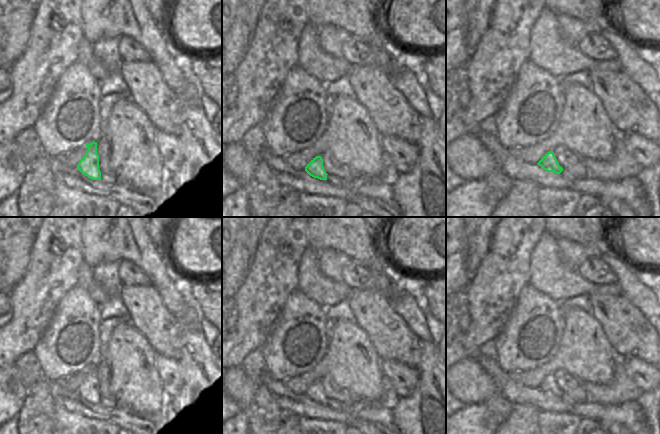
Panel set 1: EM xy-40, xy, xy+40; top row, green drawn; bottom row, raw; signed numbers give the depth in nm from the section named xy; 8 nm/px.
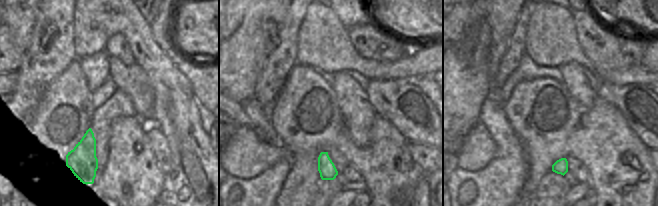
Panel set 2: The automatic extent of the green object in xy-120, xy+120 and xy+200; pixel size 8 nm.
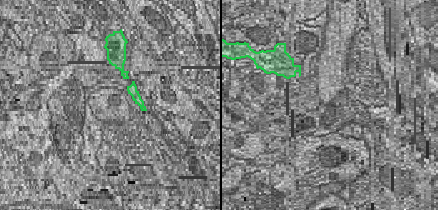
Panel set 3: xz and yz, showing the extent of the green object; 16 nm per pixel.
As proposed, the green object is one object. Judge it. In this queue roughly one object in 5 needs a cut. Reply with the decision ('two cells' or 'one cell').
one cell

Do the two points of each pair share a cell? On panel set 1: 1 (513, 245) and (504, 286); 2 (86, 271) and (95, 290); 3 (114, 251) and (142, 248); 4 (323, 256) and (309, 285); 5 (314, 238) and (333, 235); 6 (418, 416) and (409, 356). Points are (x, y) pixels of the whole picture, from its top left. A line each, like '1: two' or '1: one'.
1: one
2: one
3: one
4: two
5: one
6: two

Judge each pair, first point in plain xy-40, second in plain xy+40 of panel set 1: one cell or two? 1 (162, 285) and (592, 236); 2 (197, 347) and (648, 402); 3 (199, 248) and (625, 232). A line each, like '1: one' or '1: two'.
1: one
2: one
3: one

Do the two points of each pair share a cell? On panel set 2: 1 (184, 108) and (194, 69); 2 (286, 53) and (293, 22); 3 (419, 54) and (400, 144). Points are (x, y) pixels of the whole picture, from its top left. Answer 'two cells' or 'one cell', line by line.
1: two cells
2: one cell
3: two cells

